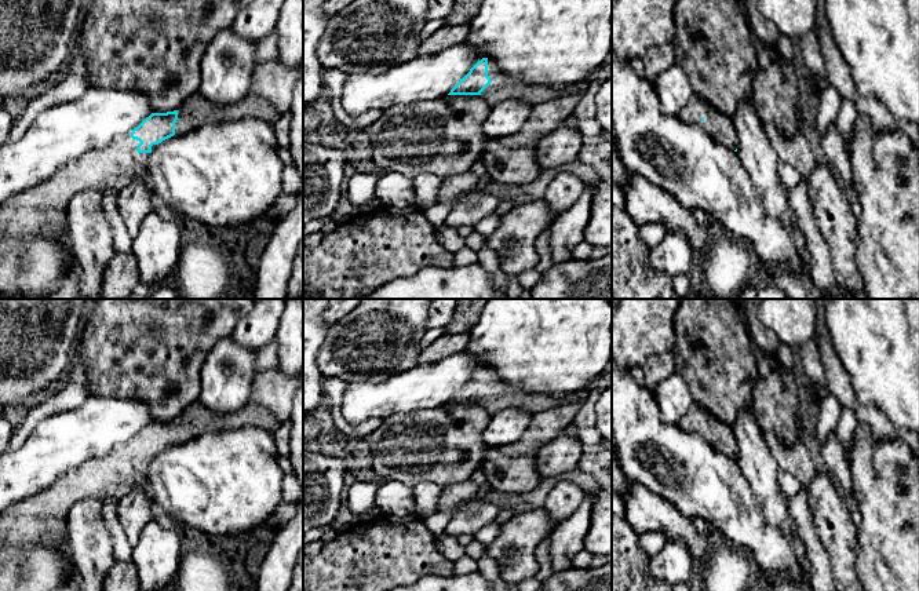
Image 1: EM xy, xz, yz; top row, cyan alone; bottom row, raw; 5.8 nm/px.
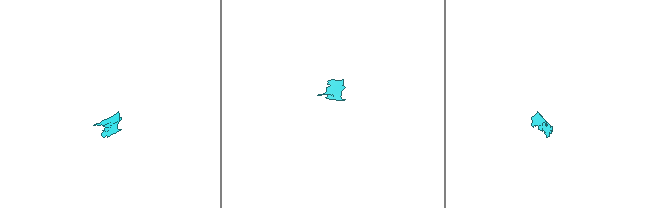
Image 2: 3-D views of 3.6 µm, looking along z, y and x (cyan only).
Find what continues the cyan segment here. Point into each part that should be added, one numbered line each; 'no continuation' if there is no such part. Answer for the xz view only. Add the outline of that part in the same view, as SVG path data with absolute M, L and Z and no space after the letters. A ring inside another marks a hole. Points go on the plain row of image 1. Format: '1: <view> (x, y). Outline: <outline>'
1: xz (502, 397). Outline: M488 368L488 384L492 391L481 401L481 405L488 411L489 416L495 416L506 409L521 409L535 415L553 406L586 398L599 379L601 375L592 377L583 390L566 397L550 397L546 394L525 393L522 388L506 384L497 377L495 371Z

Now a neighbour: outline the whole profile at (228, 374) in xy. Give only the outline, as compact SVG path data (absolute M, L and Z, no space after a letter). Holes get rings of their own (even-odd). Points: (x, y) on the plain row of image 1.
M222 338L201 368L198 402L214 413L233 413L249 402L258 376L258 351L241 347L233 338Z

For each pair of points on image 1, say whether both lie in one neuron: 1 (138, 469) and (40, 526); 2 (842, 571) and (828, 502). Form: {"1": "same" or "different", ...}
{"1": "same", "2": "same"}

